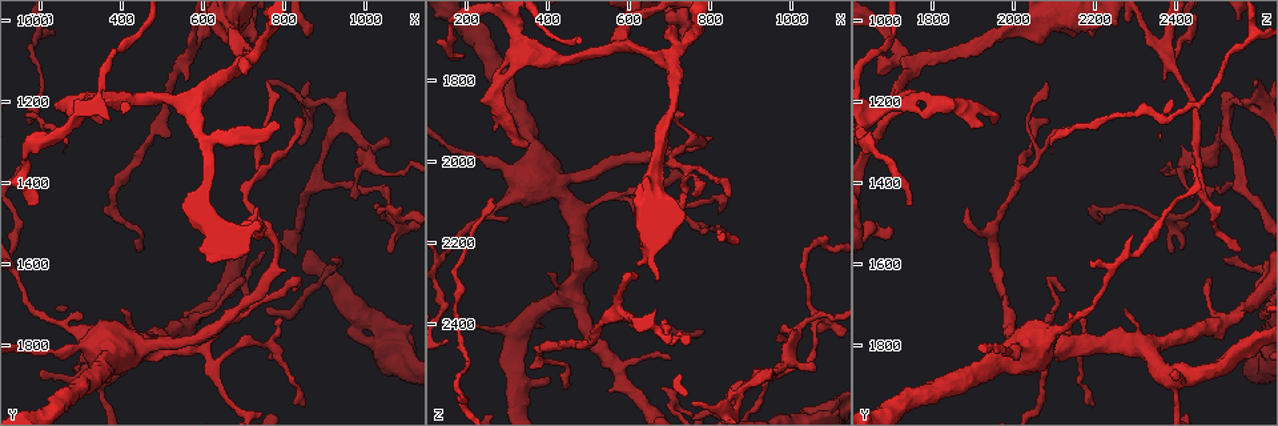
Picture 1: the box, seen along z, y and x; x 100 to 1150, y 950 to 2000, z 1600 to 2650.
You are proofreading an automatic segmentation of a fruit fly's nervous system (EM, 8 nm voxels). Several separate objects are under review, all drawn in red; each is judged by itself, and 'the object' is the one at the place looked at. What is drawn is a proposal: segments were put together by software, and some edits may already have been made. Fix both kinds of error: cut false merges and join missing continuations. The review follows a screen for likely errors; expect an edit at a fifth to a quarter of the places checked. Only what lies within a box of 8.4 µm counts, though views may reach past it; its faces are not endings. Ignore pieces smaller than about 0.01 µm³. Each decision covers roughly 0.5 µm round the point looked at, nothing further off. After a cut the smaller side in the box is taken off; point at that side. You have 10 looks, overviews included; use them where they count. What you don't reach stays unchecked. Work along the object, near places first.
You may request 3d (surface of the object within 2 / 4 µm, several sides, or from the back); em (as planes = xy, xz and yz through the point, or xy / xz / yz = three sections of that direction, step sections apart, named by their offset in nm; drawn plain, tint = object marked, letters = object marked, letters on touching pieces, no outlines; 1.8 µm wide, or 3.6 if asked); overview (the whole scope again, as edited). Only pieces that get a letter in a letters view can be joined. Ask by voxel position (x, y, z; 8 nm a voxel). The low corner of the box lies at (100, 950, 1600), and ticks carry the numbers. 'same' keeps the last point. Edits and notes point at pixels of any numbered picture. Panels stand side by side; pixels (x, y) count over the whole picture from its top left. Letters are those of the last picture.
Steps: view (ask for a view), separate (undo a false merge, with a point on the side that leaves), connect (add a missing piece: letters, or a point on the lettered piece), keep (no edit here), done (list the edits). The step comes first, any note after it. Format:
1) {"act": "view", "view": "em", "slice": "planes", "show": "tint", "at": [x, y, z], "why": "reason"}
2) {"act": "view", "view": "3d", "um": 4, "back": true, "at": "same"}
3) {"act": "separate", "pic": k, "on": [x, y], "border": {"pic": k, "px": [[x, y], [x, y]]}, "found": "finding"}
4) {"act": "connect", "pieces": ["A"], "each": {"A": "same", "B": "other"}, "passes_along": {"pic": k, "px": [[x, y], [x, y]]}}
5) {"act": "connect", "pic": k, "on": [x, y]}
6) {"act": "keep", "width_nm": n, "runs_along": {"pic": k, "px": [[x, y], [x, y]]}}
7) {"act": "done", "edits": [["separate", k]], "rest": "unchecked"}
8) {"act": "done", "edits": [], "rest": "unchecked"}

{"act": "view", "view": "em", "slice": "planes", "show": "letters", "at": [195, 1450, 1730], "why": "free end"}

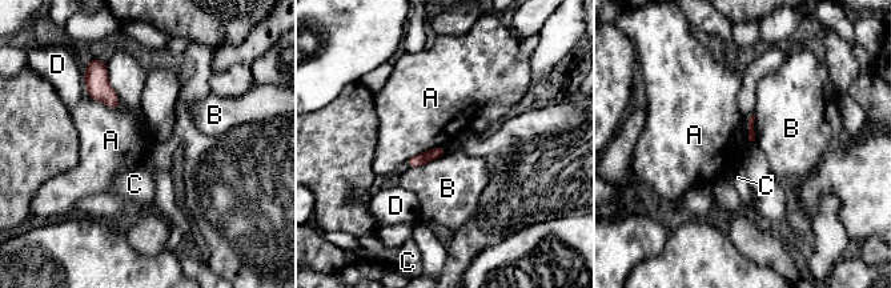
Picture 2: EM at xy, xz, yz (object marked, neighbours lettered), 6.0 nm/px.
{"act": "keep", "each": {"A": "other", "B": "other", "C": "other", "D": "other"}, "border": {"pic": 2, "px": [[105, 63], [116, 110]]}, "found": "no lettered piece goes on from it"}

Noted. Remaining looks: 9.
{"act": "view", "view": "3d", "um": 2, "at": [695, 1095, 2395], "why": "free end"}

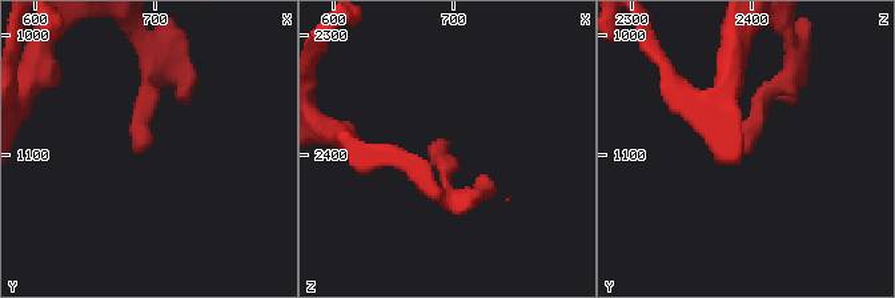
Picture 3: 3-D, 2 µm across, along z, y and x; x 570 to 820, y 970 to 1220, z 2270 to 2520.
{"act": "view", "view": "em", "slice": "yz", "step": 16, "show": "tint", "at": [690, 1098, 2394]}

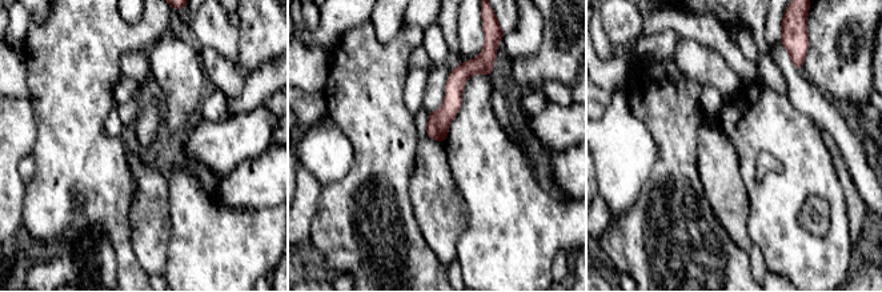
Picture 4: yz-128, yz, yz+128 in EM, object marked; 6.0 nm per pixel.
{"act": "view", "view": "em", "slice": "yz", "step": 16, "show": "letters", "at": "same", "why": "what lies round it"}

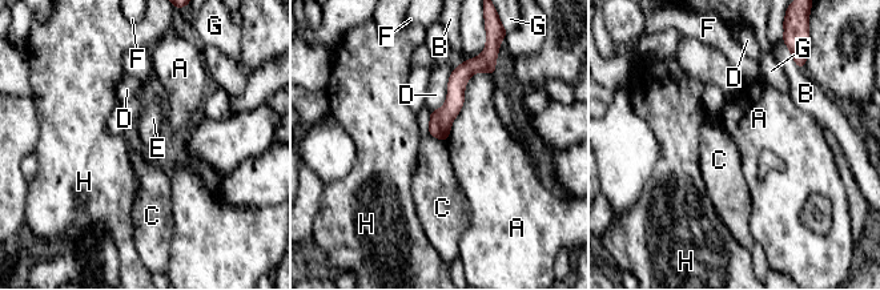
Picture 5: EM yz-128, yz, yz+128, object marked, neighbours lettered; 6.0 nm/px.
{"act": "keep", "each": {"A": "other", "B": "other", "C": "other", "D": "other", "E": "other", "F": "other", "G": "other", "H": "other"}, "found": "no lettered piece goes on from it"}

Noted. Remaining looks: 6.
{"act": "view", "view": "3d", "um": 4, "at": [1065, 1310, 2515], "why": "free end"}

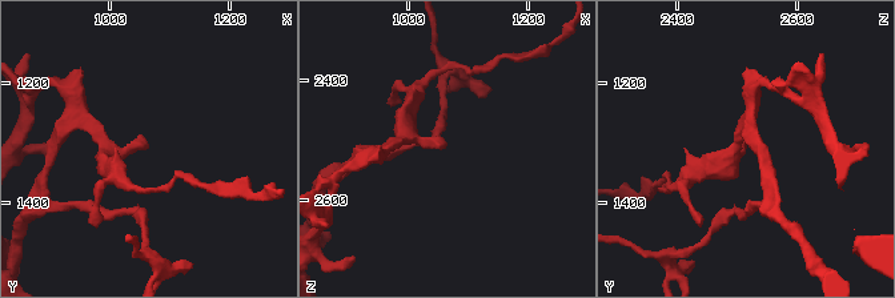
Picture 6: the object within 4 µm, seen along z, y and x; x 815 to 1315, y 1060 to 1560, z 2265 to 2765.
{"act": "view", "view": "em", "slice": "planes", "show": "letters", "at": [1060, 1310, 2510]}

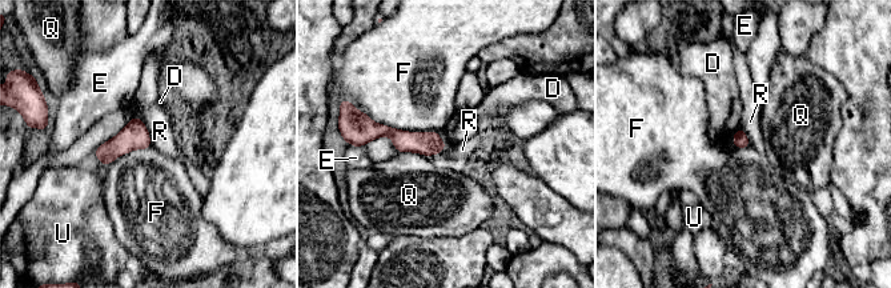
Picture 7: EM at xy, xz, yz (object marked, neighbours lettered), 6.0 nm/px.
{"act": "keep", "each": {"D": "other", "E": "other", "F": "other", "Q": "other", "R": "other", "U": "other"}, "runs_along": {"pic": 7, "px": [[368, 134], [441, 146]]}, "found": "none of them fits"}

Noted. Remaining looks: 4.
{"act": "view", "view": "em", "slice": "yz", "step": 4, "show": "tint", "at": [870, 1200, 2570], "why": "three arms meet"}

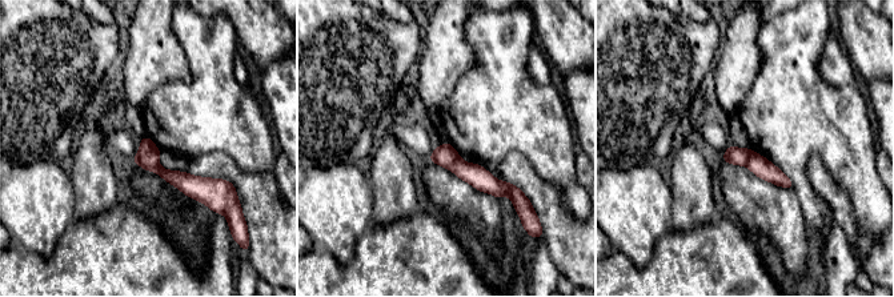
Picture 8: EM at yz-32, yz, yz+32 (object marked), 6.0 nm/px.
{"act": "view", "view": "em", "slice": "yz", "step": 4, "show": "letters", "at": "same", "why": "what lies round it"}

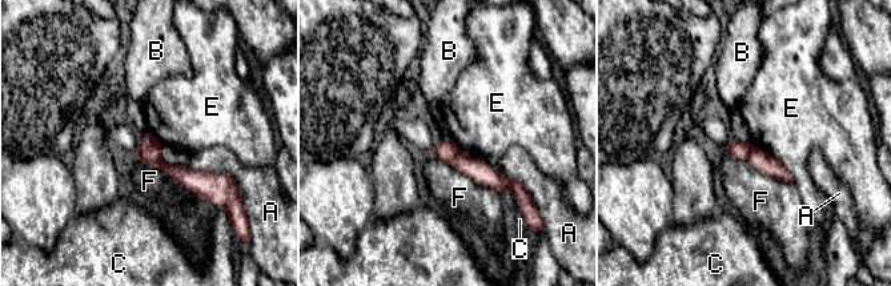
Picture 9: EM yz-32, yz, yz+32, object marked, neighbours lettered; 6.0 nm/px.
{"act": "separate", "pic": 9, "on": [734, 149], "each": {"A": "other", "B": "other", "C": "other", "E": "other", "F": "other"}, "border": {"pic": 9, "px": [[753, 145], [746, 160]]}, "found": "a second cell is stuck on"}

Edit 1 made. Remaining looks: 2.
{"act": "done", "edits": [["separate", 9]], "rest": "unchecked"}

